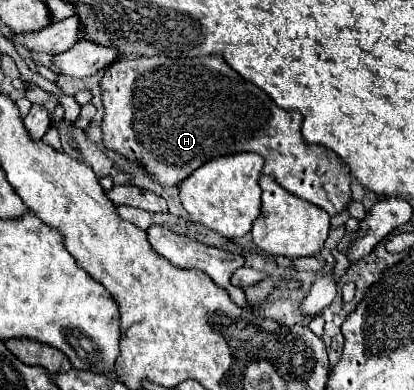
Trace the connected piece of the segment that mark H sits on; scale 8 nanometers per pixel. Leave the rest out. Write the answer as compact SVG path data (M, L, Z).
M153 56L115 60L101 78L101 100L105 108L101 122L105 148L143 168L151 180L161 186L177 186L193 170L213 158L235 152L255 152L265 160L263 174L273 176L287 192L323 208L331 216L341 212L351 200L349 170L341 166L339 158L331 150L303 142L301 114L275 106L263 90L245 82L221 56L177 60Z

